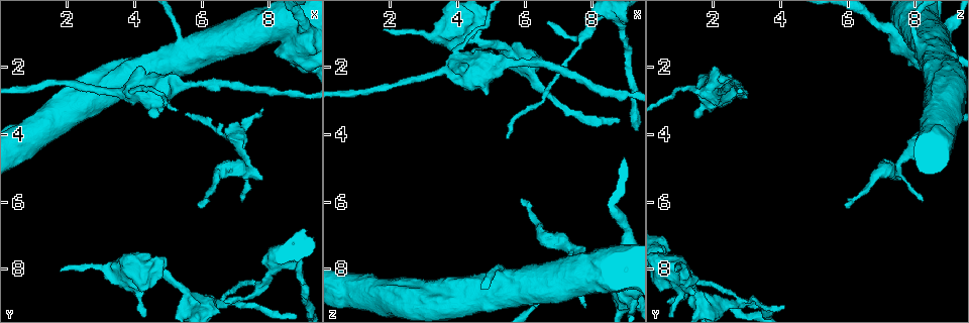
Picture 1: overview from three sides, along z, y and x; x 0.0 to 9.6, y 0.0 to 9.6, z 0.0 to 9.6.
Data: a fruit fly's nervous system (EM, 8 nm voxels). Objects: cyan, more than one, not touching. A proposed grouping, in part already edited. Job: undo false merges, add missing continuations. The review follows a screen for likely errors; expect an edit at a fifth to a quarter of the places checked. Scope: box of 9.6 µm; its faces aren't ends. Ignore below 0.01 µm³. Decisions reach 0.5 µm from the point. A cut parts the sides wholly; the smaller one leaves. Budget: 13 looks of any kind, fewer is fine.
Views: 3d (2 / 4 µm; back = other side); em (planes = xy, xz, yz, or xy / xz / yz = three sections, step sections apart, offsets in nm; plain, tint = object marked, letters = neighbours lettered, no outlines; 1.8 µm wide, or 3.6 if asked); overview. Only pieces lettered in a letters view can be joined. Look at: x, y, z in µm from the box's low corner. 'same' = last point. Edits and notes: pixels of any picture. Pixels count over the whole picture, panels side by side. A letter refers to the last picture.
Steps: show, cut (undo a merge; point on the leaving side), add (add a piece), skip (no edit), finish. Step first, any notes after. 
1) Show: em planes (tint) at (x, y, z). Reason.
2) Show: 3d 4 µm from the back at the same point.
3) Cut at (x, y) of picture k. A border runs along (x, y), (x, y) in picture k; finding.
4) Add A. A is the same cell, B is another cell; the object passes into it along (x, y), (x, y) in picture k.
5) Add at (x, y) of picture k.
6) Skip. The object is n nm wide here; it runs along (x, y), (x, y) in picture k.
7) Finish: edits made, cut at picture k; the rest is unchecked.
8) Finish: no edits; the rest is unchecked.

Show: em 3.6 µm yz step 16 (plain) at (5.65, 9.05, 1.65). Calibre changes.

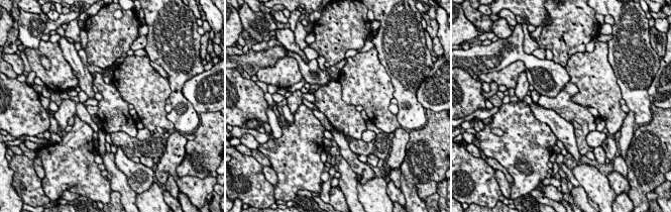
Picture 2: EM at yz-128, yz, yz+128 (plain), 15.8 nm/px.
Show: em 3.6 µm yz step 16 (letters) at the same point. What lies round it.

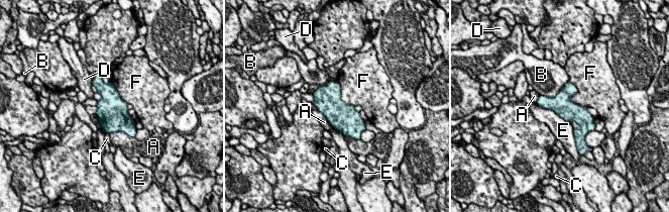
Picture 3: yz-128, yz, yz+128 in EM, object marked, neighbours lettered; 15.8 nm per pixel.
Skip. The longest contact is with E, 600 nm; A, B, C, D, E and F are other cells; one neuron here.

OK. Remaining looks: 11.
Show: em xz step 8 (letters) at (7.70, 8.45, 1.25).

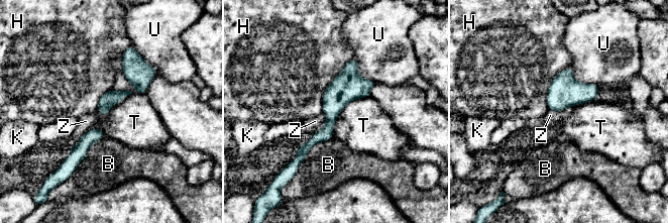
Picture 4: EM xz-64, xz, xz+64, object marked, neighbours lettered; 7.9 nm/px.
Skip. B, H, K, T, U and Z are other cells; it runs along (353, 62), (329, 126), (298, 158) in picture 4; one neuron here.

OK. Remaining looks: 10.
Show: em planes (letters) at (5.90, 6.05, 5.95). Branch stops here.

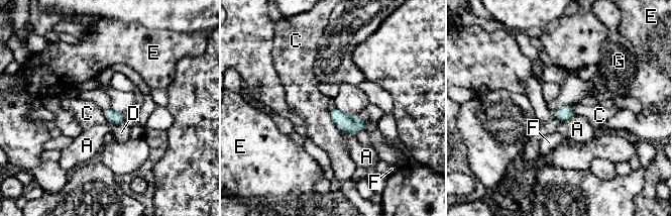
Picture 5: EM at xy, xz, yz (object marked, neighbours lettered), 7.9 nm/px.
Add D. The longest contact is with C, 200 nm; D is the same cell, A, C, E, F and G are other cells; the object passes into it along (116, 118), (119, 124), (121, 132) in picture 5; the neuron continues.

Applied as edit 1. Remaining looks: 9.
Show: overview. Redraw.

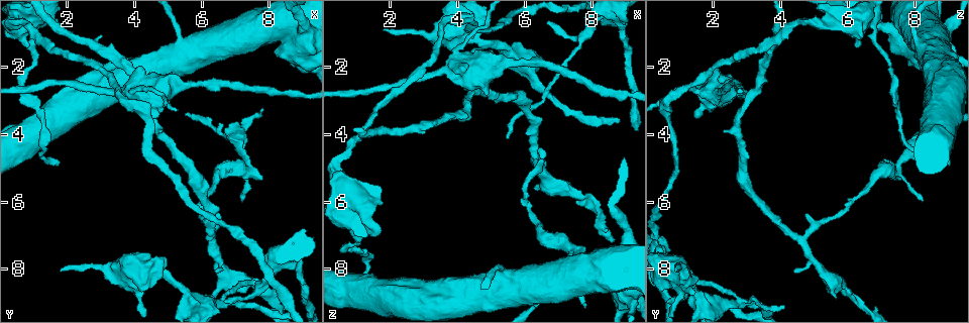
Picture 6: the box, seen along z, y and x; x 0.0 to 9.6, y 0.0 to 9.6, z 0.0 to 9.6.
Show: em planes (letters) at (7.75, 3.30, 9.10). Tapers out.

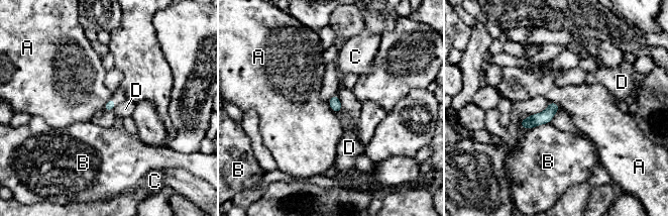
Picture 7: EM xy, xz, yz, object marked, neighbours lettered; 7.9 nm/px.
Skip. The object is 80 nm wide here; A, B, C and D are other cells; a border runs along (549, 101), (556, 102), (560, 108) in picture 7; none of them fits.

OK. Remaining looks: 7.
Show: 3d 2 µm at (7.20, 5.95, 8.25). Branch stops here.

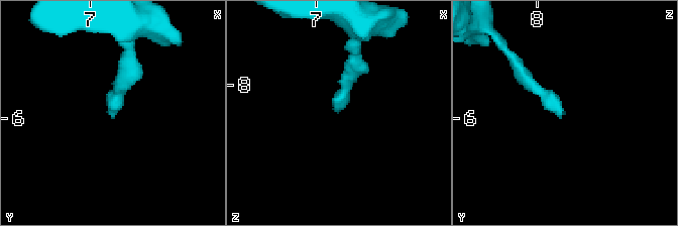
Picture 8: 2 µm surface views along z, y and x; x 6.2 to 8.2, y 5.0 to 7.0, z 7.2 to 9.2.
Show: em 3.6 µm xy step 4 (tint) at (7.16, 5.98, 8.22). Now the EM.

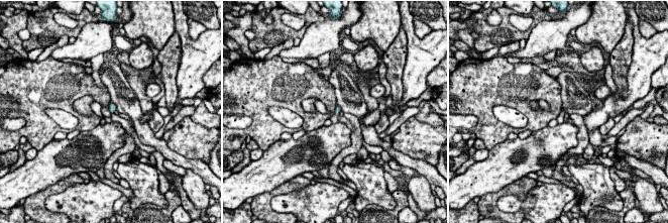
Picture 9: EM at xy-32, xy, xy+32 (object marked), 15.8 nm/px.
Show: em 3.6 µm planes (letters) at the same point.

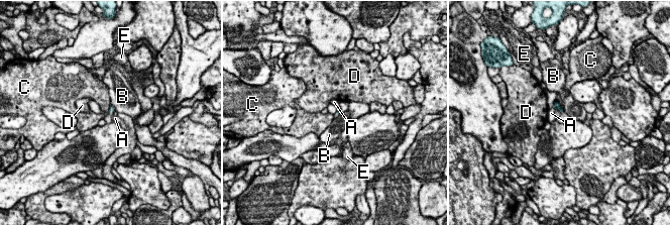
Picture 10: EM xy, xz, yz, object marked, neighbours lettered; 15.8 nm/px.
Skip. A, B, C, D and E are other cells; a border runs along (556, 99), (562, 109) in picture 10; none of them fits.

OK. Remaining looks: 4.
Finish: edits made, add at picture 5; the rest is unchecked.

